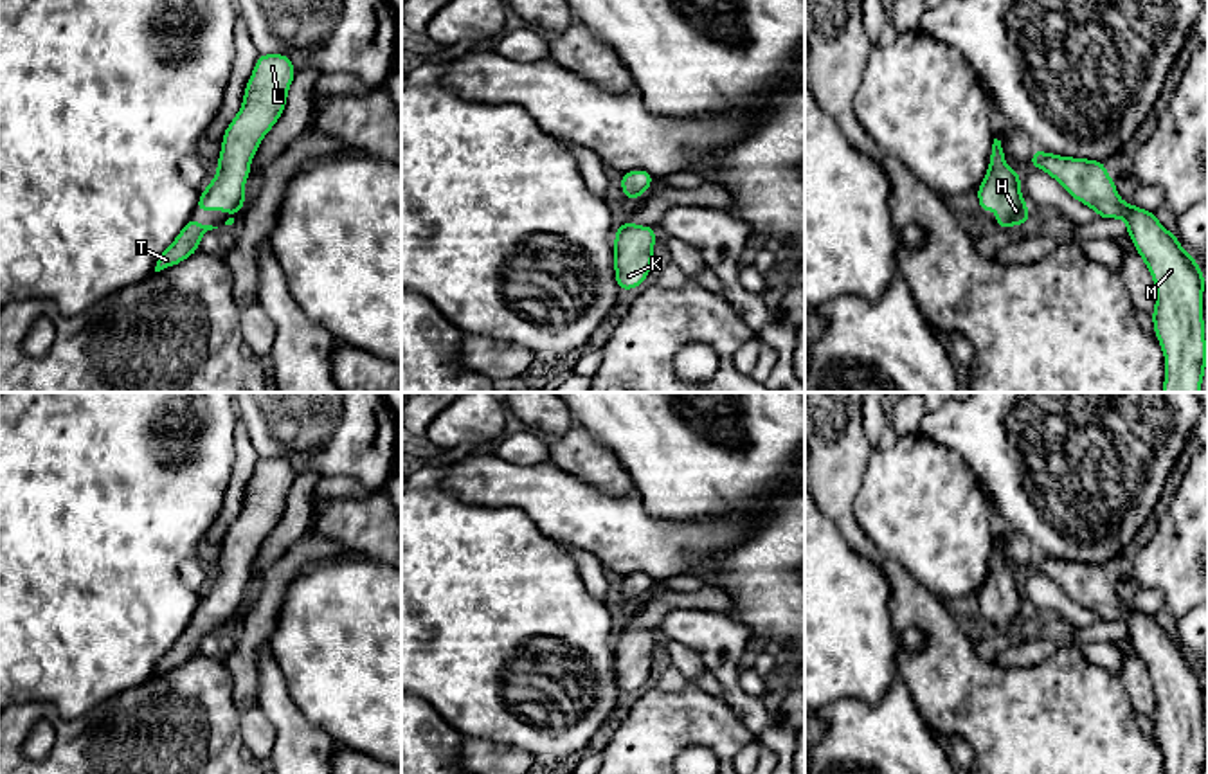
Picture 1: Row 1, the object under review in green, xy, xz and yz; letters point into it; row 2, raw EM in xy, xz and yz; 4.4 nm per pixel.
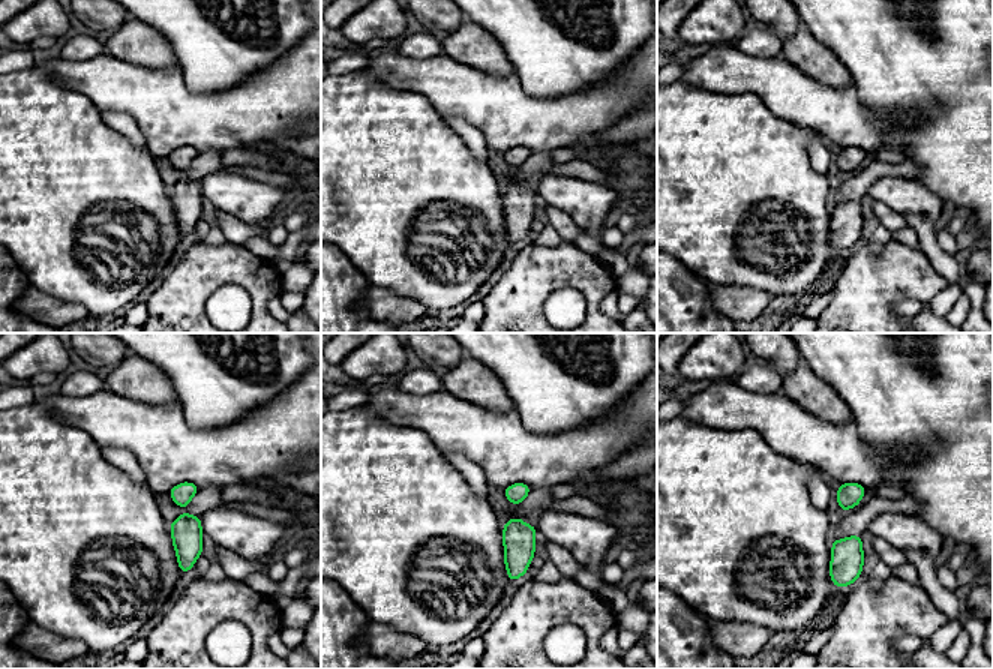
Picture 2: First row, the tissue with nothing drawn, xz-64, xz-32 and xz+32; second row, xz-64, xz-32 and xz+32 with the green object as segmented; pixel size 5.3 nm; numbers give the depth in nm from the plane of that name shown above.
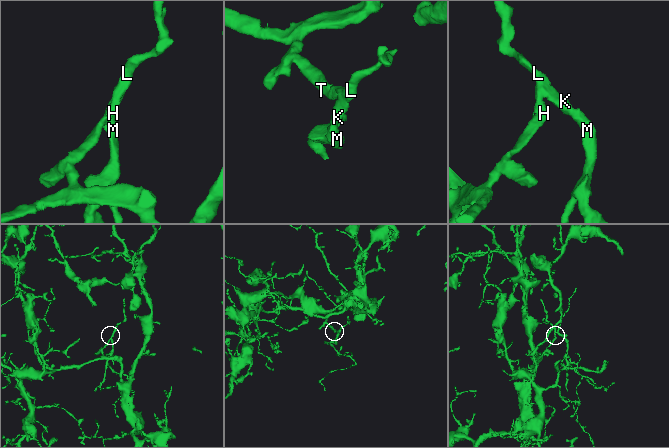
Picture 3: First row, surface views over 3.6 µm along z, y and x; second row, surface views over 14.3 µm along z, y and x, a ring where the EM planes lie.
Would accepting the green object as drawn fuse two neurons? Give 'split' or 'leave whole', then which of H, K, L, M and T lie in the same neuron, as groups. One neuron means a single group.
split | H T / K L M

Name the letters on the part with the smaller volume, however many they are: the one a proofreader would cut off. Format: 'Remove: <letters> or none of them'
Remove: K, L, M

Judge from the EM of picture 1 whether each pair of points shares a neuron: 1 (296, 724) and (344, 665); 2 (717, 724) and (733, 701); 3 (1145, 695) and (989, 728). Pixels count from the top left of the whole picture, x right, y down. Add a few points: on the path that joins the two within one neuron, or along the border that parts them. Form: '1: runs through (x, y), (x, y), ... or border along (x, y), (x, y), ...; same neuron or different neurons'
1: border along (283, 677), (292, 702), (335, 742); different neurons
2: border along (721, 697), (757, 735); different neurons
3: border along (1117, 677), (1129, 702), (1140, 713); different neurons

